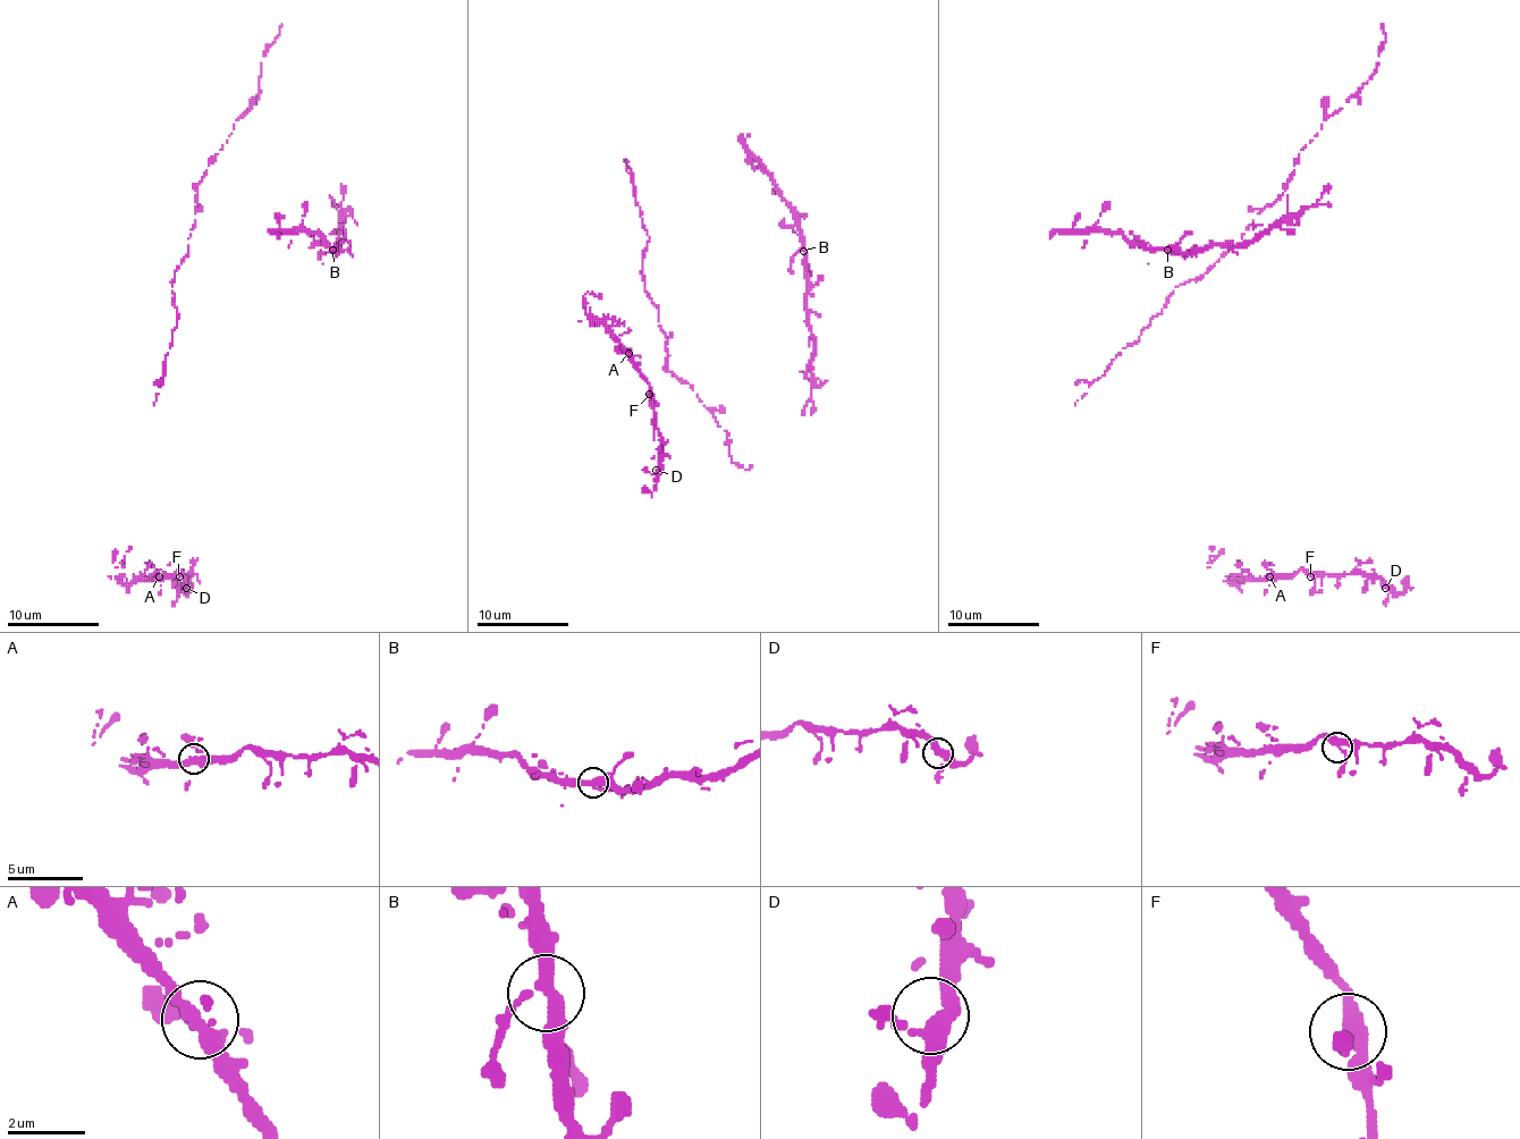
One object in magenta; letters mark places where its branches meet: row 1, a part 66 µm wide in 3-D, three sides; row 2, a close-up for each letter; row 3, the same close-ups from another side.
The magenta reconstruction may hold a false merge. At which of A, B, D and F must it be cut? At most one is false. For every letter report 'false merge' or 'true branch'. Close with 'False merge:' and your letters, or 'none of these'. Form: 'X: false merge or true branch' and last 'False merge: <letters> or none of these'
A: true branch
B: true branch
D: true branch
F: true branch
False merge: none of these

